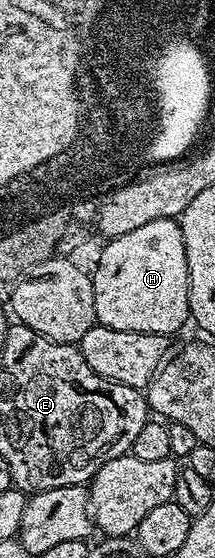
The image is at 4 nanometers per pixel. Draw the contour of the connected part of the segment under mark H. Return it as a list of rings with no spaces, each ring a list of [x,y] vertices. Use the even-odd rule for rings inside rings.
[[[156,219],[152,223],[144,223],[144,227],[136,227],[136,231],[128,231],[128,235],[107,240],[105,244],[98,257],[98,266],[94,265],[92,269],[97,324],[120,331],[171,335],[185,321],[191,320],[188,259],[182,226],[177,220]]]

